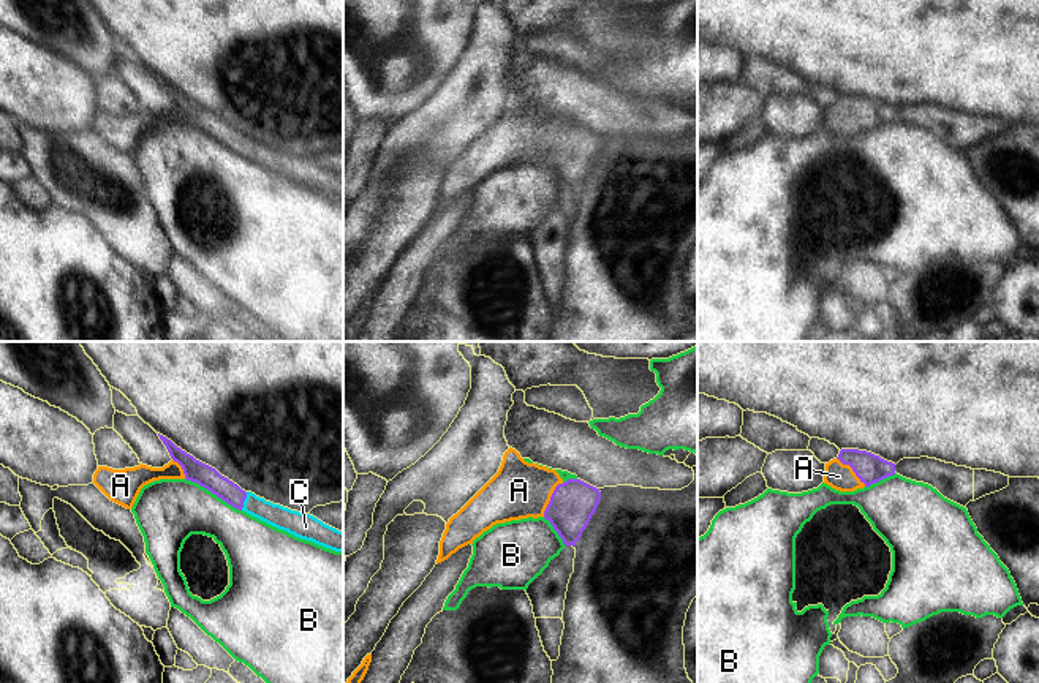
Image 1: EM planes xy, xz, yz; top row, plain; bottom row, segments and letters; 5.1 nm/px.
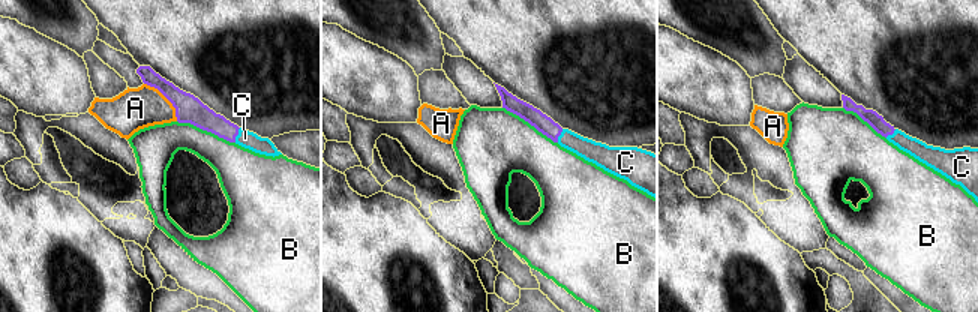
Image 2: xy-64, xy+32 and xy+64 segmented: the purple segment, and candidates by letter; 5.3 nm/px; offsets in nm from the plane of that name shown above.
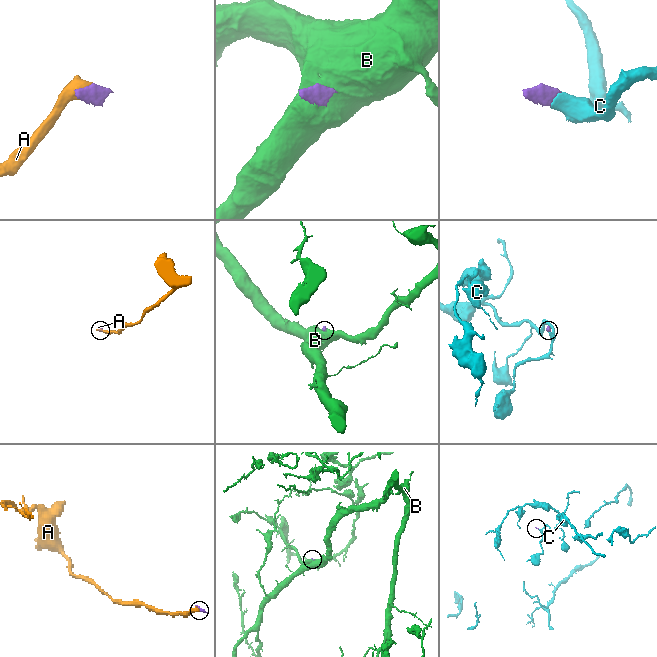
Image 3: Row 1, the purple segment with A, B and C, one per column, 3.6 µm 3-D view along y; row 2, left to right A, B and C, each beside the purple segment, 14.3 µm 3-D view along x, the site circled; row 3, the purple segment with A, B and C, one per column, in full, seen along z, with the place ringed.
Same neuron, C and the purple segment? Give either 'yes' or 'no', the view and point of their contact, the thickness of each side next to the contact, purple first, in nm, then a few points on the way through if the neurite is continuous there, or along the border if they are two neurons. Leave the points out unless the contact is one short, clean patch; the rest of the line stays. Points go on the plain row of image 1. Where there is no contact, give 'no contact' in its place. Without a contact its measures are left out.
yes; meets purple in xy at (242, 147); 110 nm thick on the purple side, 120 nm on the other; runs through xy (206, 122), (242, 147), (277, 162)

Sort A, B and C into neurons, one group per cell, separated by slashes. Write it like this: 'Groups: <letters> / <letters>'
Groups: A C / B.

